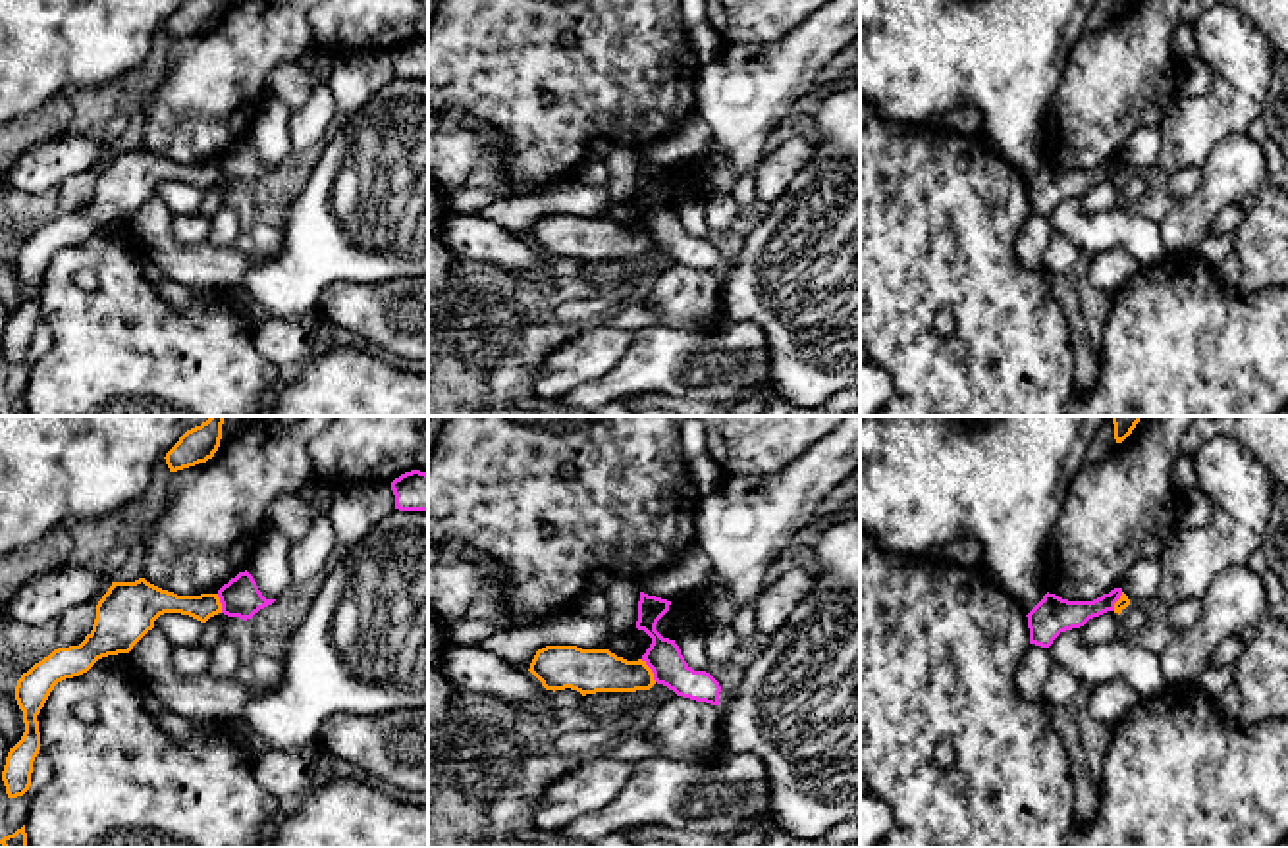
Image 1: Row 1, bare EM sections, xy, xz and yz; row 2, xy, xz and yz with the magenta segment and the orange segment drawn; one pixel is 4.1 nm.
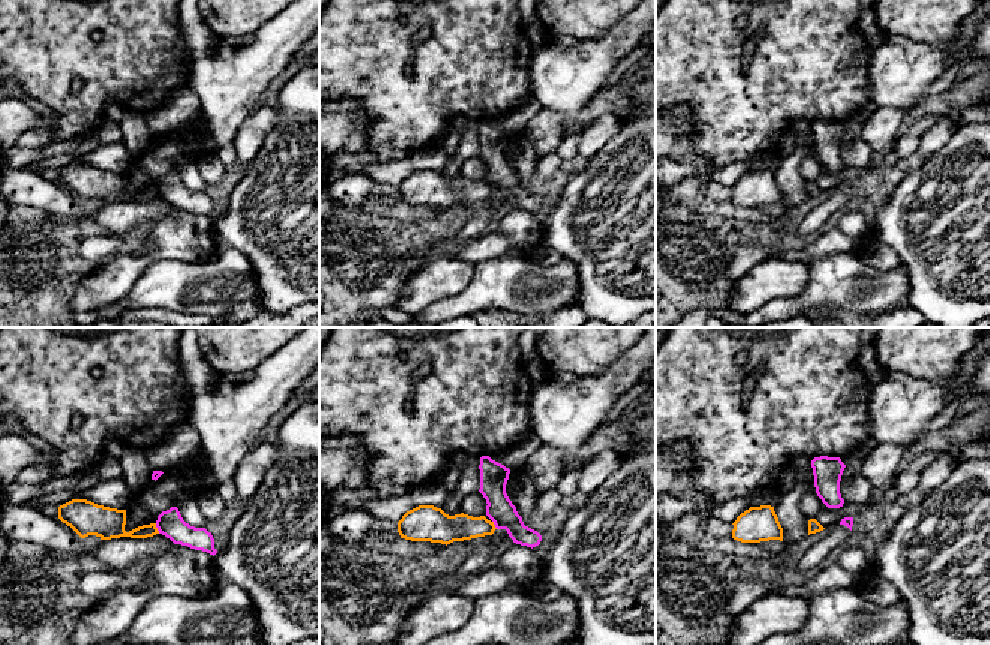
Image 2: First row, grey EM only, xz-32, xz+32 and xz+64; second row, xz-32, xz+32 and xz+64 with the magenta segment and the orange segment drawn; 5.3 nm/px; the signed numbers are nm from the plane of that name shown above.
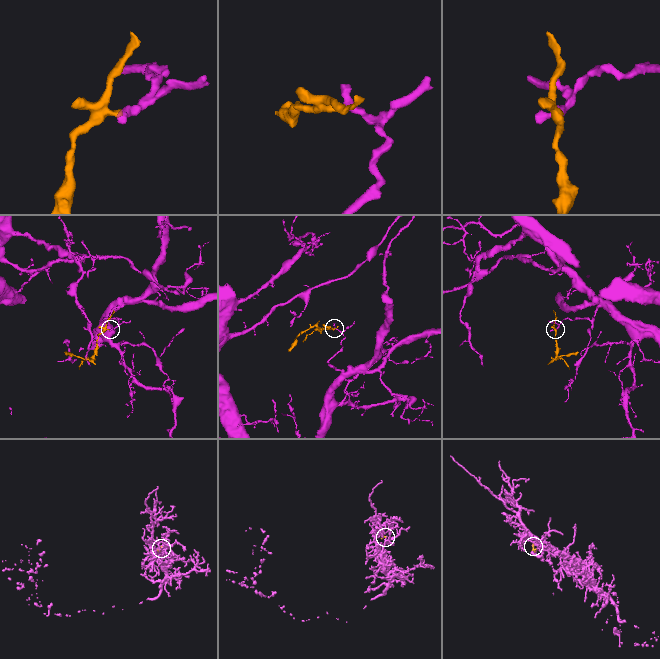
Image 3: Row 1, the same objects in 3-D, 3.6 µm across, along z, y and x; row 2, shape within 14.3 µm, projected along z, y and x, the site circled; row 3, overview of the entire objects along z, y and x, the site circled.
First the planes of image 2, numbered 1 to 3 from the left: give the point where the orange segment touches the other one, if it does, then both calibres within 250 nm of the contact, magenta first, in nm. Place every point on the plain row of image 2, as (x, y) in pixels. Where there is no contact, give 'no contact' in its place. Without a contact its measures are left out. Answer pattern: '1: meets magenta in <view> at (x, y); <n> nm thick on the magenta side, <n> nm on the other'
1: meets magenta in xz-32 at (156, 191); 140 nm thick on the magenta side, 160 nm on the other
2: meets magenta in xz+32 at (494, 188); 150 nm thick on the magenta side, 140 nm on the other
3: no contact

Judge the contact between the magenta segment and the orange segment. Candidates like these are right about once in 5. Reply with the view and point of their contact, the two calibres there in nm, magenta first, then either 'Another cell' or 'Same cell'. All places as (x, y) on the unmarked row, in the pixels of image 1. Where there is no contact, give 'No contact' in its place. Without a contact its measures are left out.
Touches magenta at xz (652, 239). Thickness 150 nm (magenta) against 180 nm. Another cell

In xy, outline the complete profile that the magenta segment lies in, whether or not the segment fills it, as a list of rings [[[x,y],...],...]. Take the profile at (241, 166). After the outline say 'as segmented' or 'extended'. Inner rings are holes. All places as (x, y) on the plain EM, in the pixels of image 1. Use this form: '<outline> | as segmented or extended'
[[[245,139],[218,158],[222,181],[228,185],[251,187],[276,168],[266,168],[253,145]]] | as segmented

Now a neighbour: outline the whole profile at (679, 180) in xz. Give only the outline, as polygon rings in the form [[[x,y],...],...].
[[[675,168],[669,173],[669,179],[657,189],[656,199],[669,208],[675,208],[683,191],[692,191],[702,187],[702,181],[694,175],[694,172],[686,168]]]

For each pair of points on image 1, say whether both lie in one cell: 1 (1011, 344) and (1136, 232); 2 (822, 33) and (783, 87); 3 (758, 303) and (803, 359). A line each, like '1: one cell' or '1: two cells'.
1: two cells
2: one cell
3: one cell

